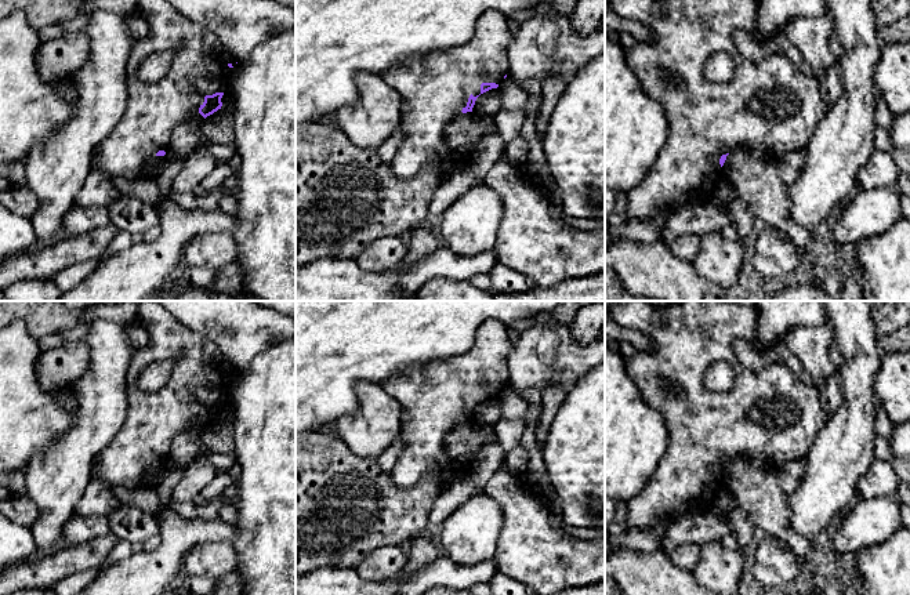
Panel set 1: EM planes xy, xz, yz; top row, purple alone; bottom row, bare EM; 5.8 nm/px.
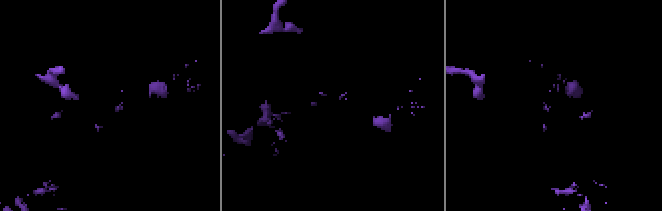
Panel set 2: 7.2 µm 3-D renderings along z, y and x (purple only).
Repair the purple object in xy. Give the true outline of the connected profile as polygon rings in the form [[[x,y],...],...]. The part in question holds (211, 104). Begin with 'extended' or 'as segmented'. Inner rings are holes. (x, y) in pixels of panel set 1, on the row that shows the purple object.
extended | [[[137,0],[137,11],[149,25],[149,35],[135,40],[126,75],[128,101],[119,124],[97,146],[95,157],[101,170],[109,177],[127,179],[145,178],[145,167],[155,156],[164,156],[173,130],[199,112],[204,119],[218,109],[231,108],[229,80],[238,62],[228,64],[221,52],[206,54],[203,37],[206,29],[177,12],[166,0]],[[171,51],[173,62],[167,75],[155,81],[144,83],[138,68],[152,54]]]

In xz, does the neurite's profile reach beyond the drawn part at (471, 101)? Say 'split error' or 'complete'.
split error

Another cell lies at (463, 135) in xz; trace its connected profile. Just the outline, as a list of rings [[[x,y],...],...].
[[[474,112],[461,113],[445,127],[445,141],[454,155],[471,160],[478,148],[482,133],[478,127],[479,116]]]

